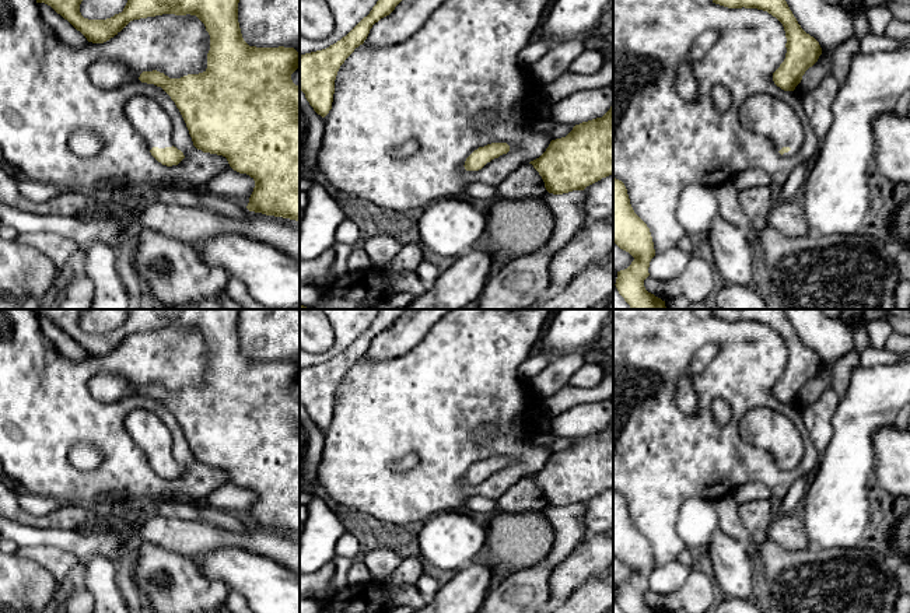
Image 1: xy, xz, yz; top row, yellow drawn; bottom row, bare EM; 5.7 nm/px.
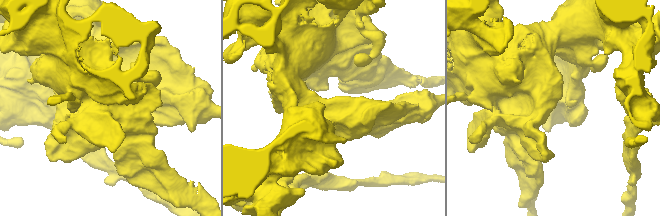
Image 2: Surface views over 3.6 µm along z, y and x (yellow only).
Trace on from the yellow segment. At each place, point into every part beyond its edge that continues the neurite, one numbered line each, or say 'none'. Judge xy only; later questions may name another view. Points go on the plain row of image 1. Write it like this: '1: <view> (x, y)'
1: xy (147, 430)

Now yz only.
1: yz (762, 427)

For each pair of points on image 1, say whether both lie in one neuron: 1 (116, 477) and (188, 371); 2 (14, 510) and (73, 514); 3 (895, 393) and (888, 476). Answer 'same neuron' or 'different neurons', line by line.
1: same neuron
2: same neuron
3: different neurons

